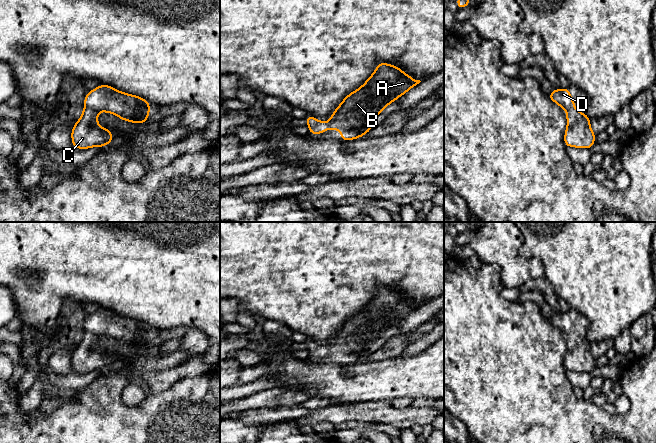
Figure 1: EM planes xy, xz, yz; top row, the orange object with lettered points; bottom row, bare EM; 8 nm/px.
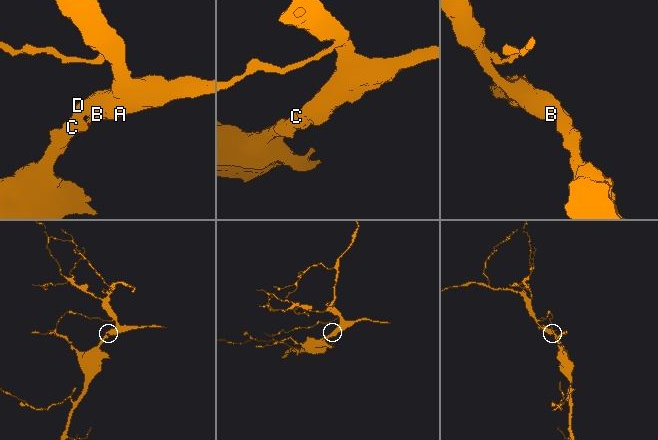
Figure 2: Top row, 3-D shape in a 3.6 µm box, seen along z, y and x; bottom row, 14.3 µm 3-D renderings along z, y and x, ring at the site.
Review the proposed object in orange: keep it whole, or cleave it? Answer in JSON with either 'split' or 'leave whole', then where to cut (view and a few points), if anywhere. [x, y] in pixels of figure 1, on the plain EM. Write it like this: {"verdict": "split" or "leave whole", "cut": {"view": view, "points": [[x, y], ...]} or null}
{"verdict": "leave whole", "cut": null}

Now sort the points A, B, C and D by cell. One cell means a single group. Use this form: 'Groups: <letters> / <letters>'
Groups: A B C D

